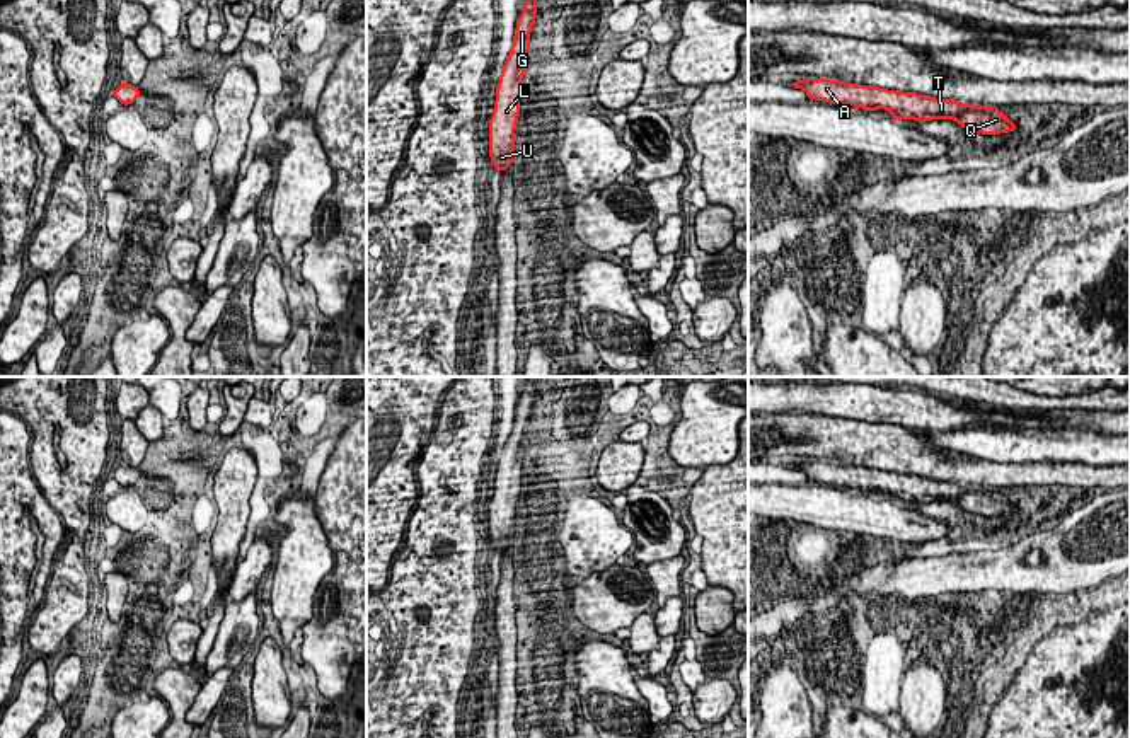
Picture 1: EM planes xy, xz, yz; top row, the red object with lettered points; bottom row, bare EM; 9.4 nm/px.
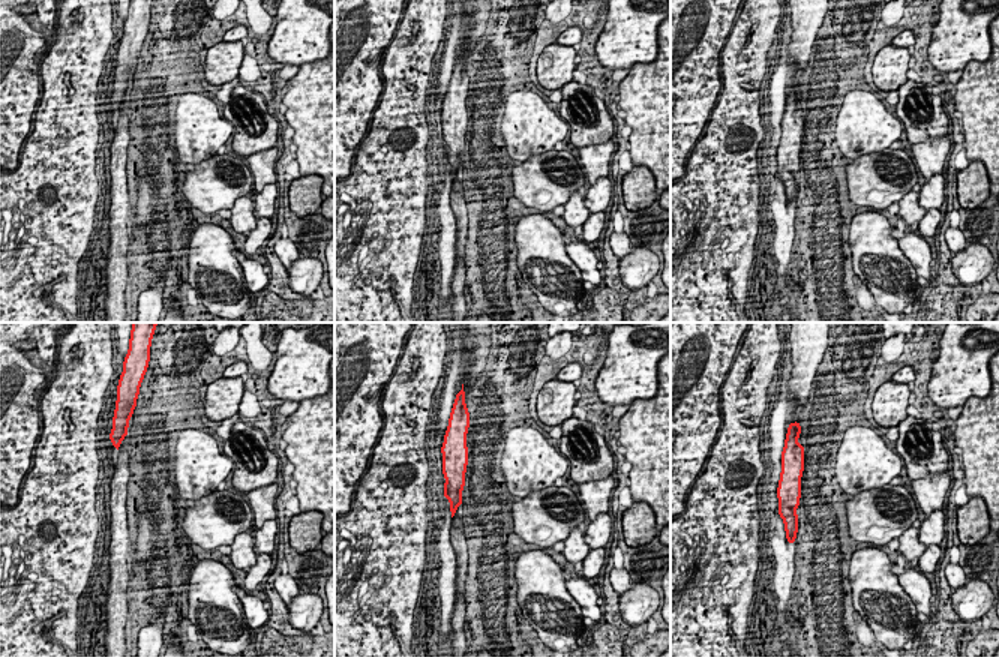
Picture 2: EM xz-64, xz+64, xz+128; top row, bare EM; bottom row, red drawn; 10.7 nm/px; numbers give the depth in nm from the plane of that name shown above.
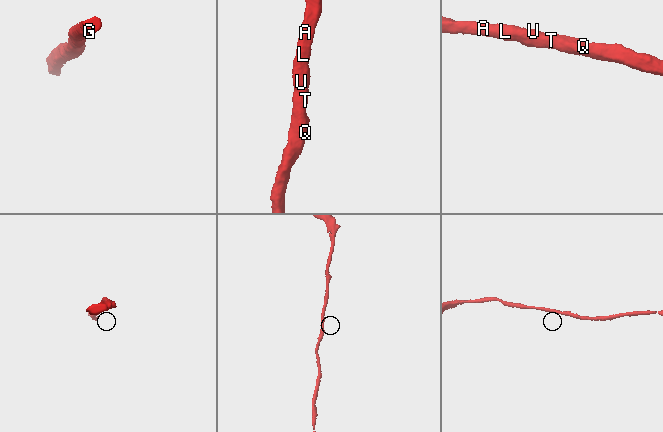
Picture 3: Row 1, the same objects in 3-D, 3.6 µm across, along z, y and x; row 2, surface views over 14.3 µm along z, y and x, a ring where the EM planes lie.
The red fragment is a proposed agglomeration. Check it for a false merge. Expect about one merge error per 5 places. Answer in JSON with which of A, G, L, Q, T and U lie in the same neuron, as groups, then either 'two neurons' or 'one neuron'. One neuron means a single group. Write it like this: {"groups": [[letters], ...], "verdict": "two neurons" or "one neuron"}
{"groups": [["A", "G", "L", "Q", "T", "U"]], "verdict": "one neuron"}

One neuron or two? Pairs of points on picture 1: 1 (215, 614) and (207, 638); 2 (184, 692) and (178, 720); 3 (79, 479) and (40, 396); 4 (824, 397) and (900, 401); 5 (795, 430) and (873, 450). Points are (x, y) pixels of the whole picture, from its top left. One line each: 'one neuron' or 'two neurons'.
1: one neuron
2: one neuron
3: one neuron
4: one neuron
5: one neuron

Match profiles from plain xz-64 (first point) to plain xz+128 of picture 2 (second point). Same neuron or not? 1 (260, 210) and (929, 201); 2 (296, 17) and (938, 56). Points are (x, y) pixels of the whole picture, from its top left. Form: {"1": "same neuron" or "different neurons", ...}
{"1": "same neuron", "2": "same neuron"}

